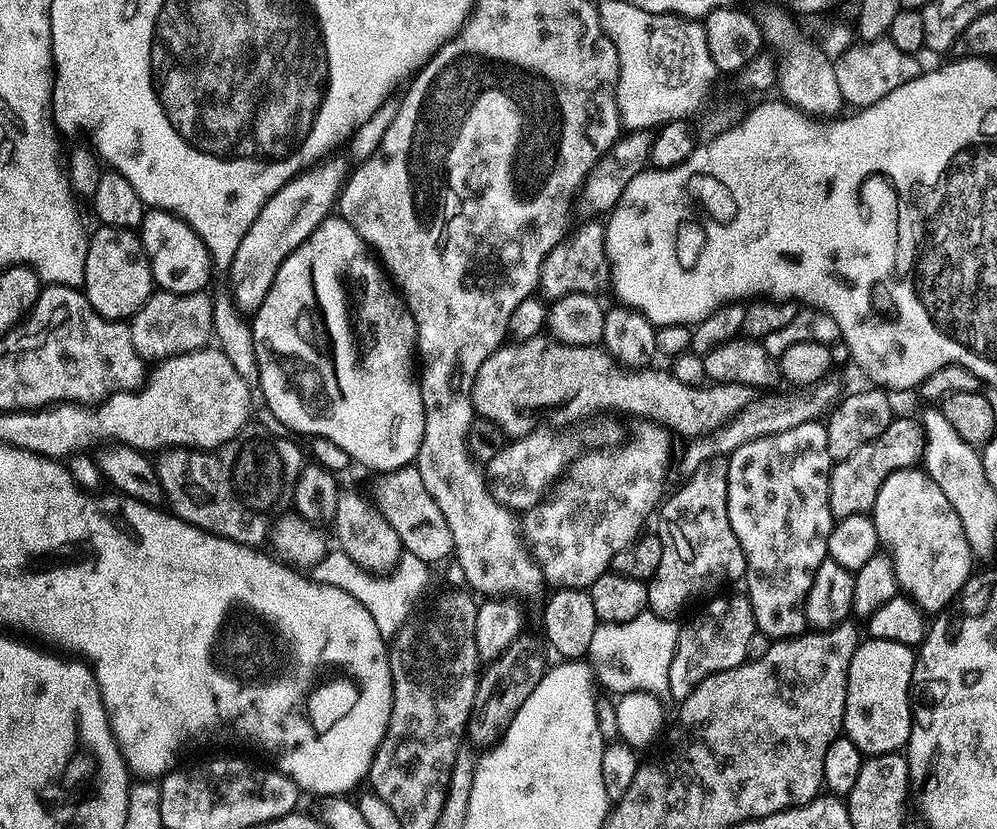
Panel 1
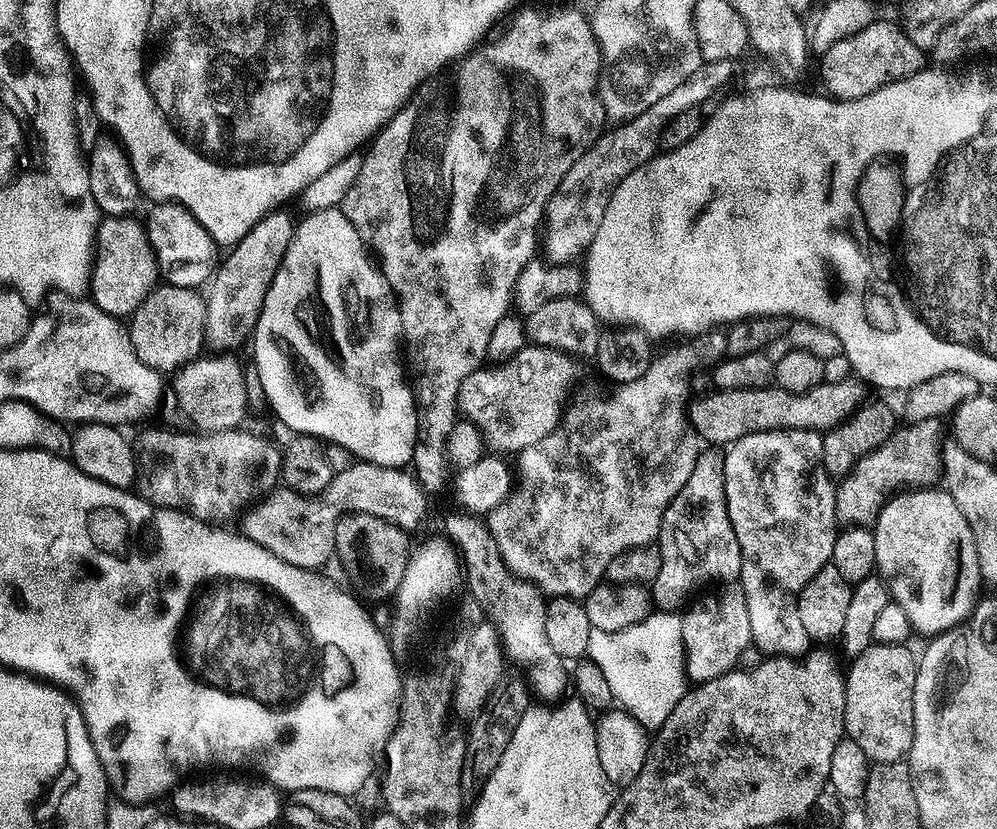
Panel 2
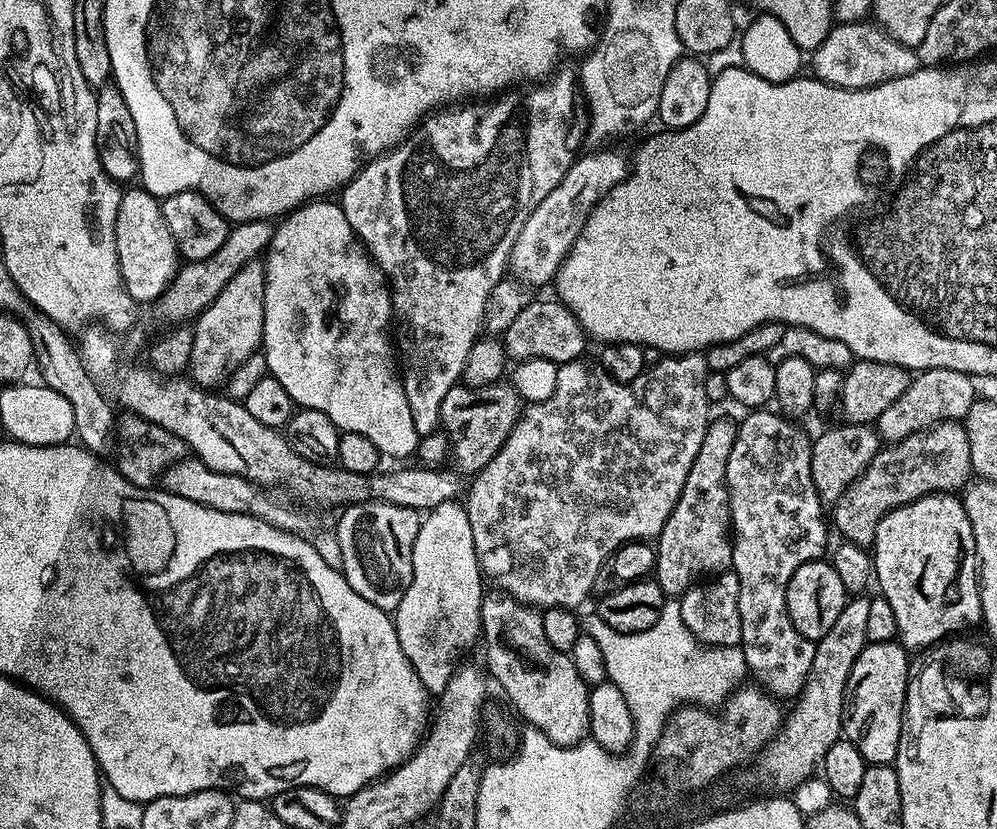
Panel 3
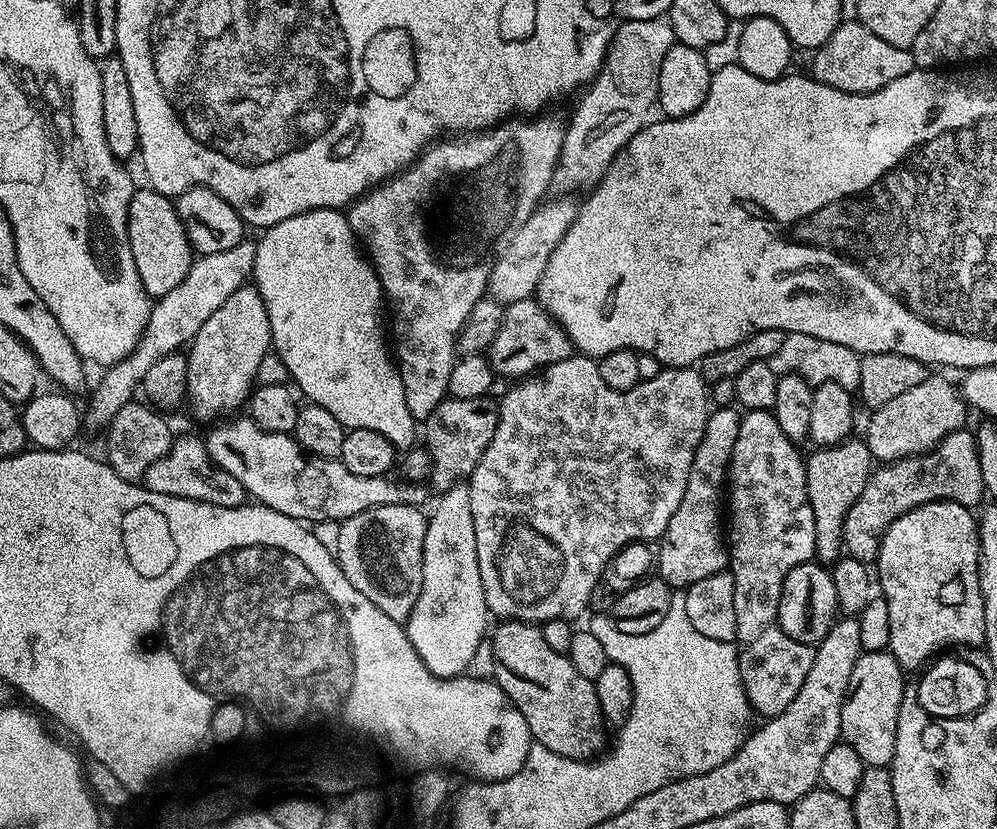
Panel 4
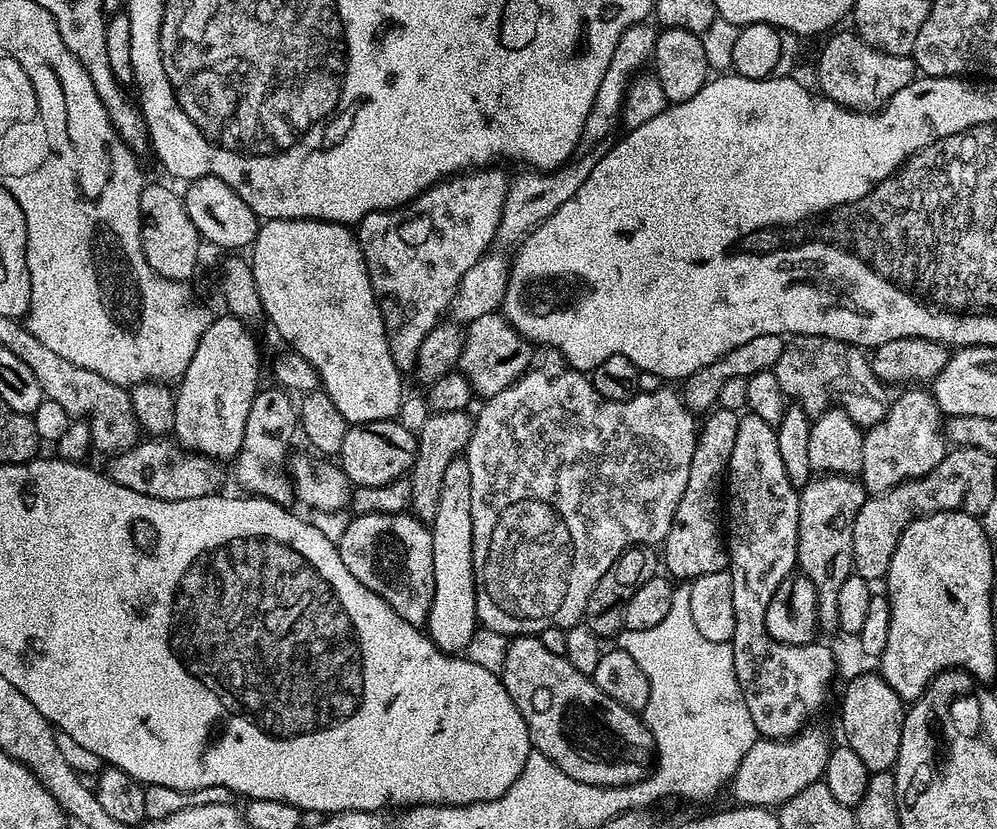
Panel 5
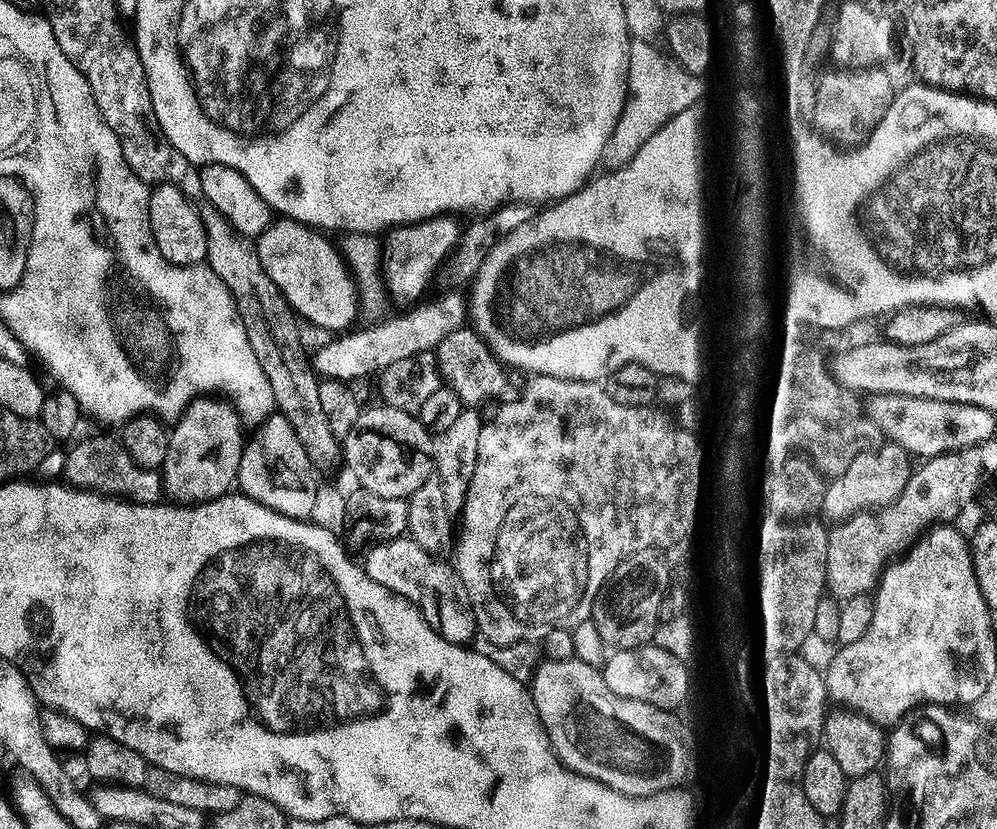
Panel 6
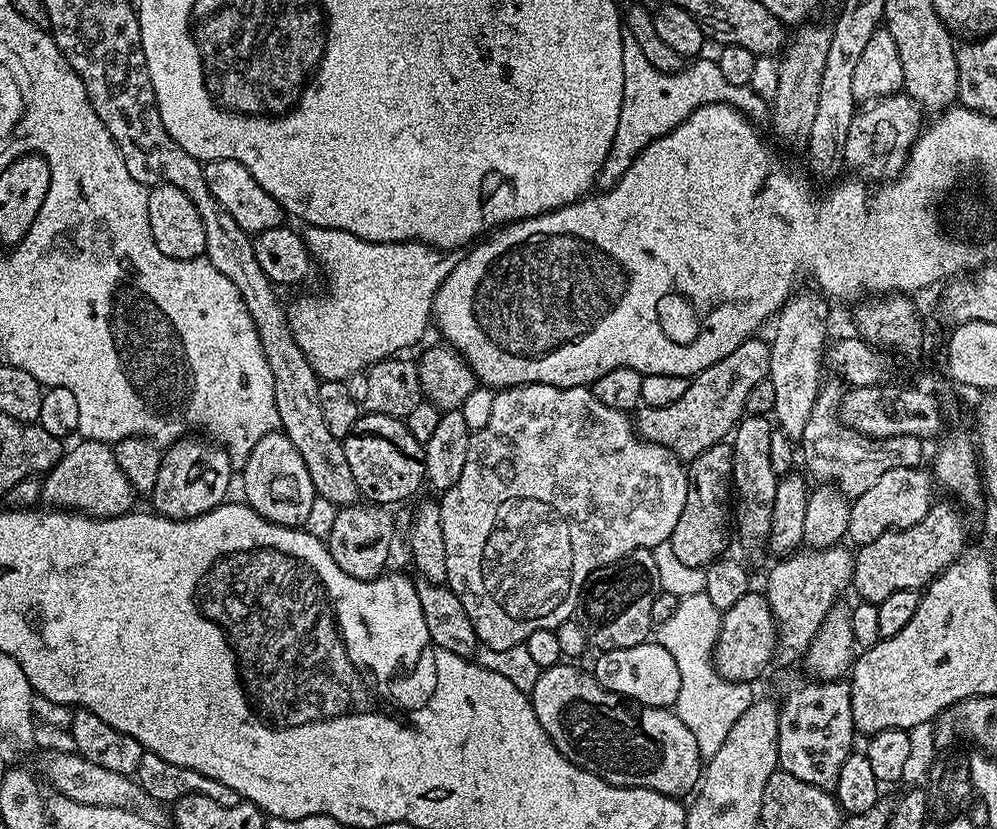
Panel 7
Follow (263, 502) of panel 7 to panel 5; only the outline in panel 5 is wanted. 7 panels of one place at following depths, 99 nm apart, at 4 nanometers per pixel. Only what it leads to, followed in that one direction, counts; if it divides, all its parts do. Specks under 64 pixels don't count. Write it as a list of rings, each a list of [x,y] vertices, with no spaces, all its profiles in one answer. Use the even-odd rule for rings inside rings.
[[[276,386],[271,387],[259,389],[251,402],[246,416],[243,444],[234,461],[234,467],[243,491],[286,506],[294,498],[286,463],[290,454],[290,440],[298,432],[298,410],[293,397],[287,391]]]

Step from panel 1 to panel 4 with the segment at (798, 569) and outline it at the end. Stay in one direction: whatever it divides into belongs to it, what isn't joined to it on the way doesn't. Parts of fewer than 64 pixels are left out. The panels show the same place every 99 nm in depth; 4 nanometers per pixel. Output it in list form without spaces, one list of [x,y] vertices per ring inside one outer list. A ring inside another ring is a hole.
[[[745,411],[740,417],[738,442],[734,442],[734,454],[728,463],[726,477],[727,491],[732,491],[732,536],[730,532],[727,550],[734,578],[734,614],[738,617],[734,643],[748,703],[755,711],[757,708],[764,718],[782,714],[786,706],[798,698],[798,690],[802,690],[806,674],[810,674],[810,666],[814,666],[816,654],[813,645],[790,638],[790,634],[786,634],[778,622],[778,602],[786,574],[790,574],[794,566],[809,563],[816,555],[814,510],[806,494],[805,457],[800,456],[796,448],[799,448],[797,441],[782,434],[782,426],[778,426],[771,411]]]

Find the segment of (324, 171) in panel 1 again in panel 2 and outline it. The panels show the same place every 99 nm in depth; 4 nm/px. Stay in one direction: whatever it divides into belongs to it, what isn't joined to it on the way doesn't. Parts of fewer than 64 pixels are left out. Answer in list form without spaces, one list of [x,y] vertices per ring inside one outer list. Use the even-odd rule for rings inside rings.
[[[284,210],[269,212],[239,242],[227,249],[228,257],[219,261],[206,288],[208,305],[204,342],[209,349],[228,354],[236,350],[232,348],[239,344],[249,343],[262,314],[262,302],[266,302],[266,290],[270,290],[274,274],[280,269],[282,258],[292,241],[293,231],[294,220]]]

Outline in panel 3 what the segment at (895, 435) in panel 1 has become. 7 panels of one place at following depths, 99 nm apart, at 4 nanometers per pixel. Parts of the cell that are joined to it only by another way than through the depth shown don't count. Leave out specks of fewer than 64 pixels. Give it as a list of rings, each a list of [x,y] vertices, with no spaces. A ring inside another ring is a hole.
[[[943,420],[923,432],[885,443],[868,469],[857,480],[850,482],[850,486],[846,486],[846,494],[842,494],[831,509],[830,520],[835,531],[837,528],[847,543],[871,549],[878,522],[882,522],[887,512],[921,500],[924,496],[955,493],[969,483],[972,475],[970,442],[966,442],[963,423]]]

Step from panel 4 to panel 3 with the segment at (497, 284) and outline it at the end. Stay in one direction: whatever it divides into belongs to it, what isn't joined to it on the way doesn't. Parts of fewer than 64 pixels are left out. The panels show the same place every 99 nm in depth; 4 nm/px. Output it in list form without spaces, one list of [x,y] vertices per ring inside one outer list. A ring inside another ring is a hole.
[[[598,150],[585,154],[577,157],[562,182],[538,204],[515,242],[512,266],[529,285],[549,285],[555,279],[602,196],[607,196],[614,186],[620,184],[630,170],[629,159],[627,162],[625,156],[616,150]]]

